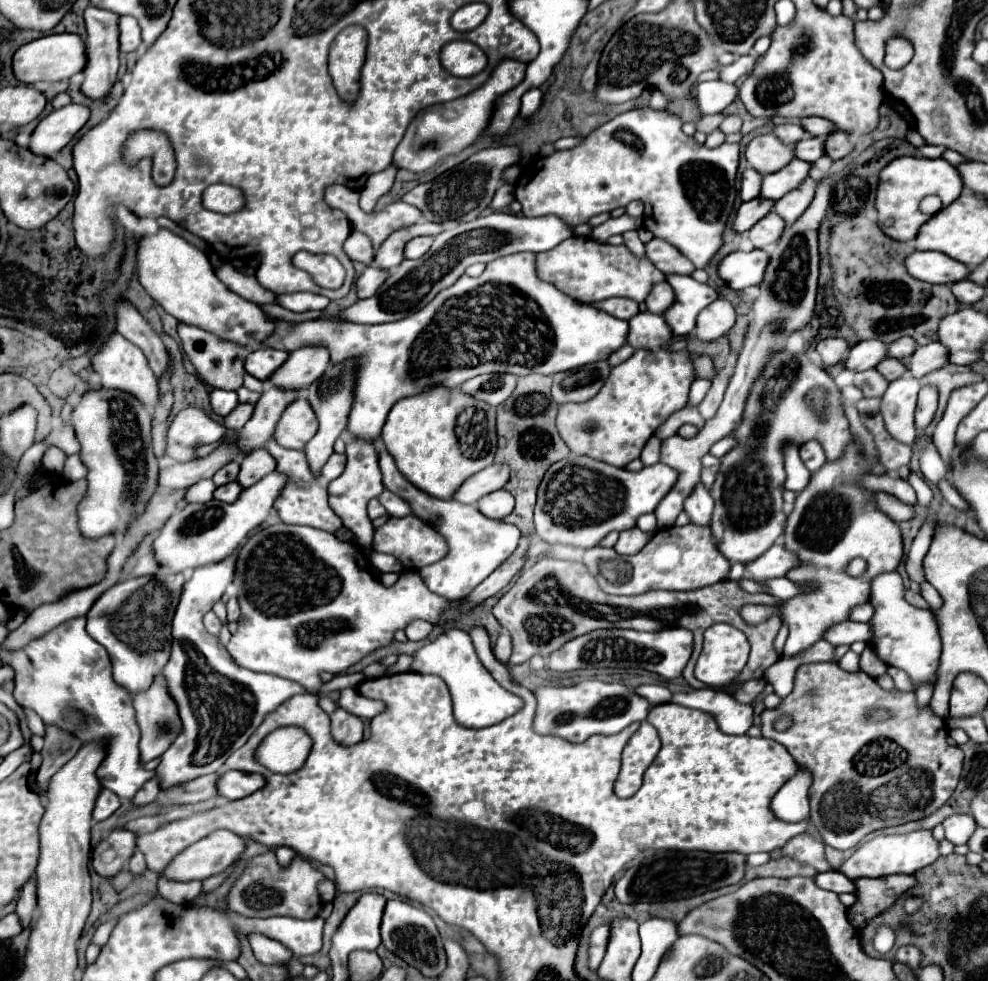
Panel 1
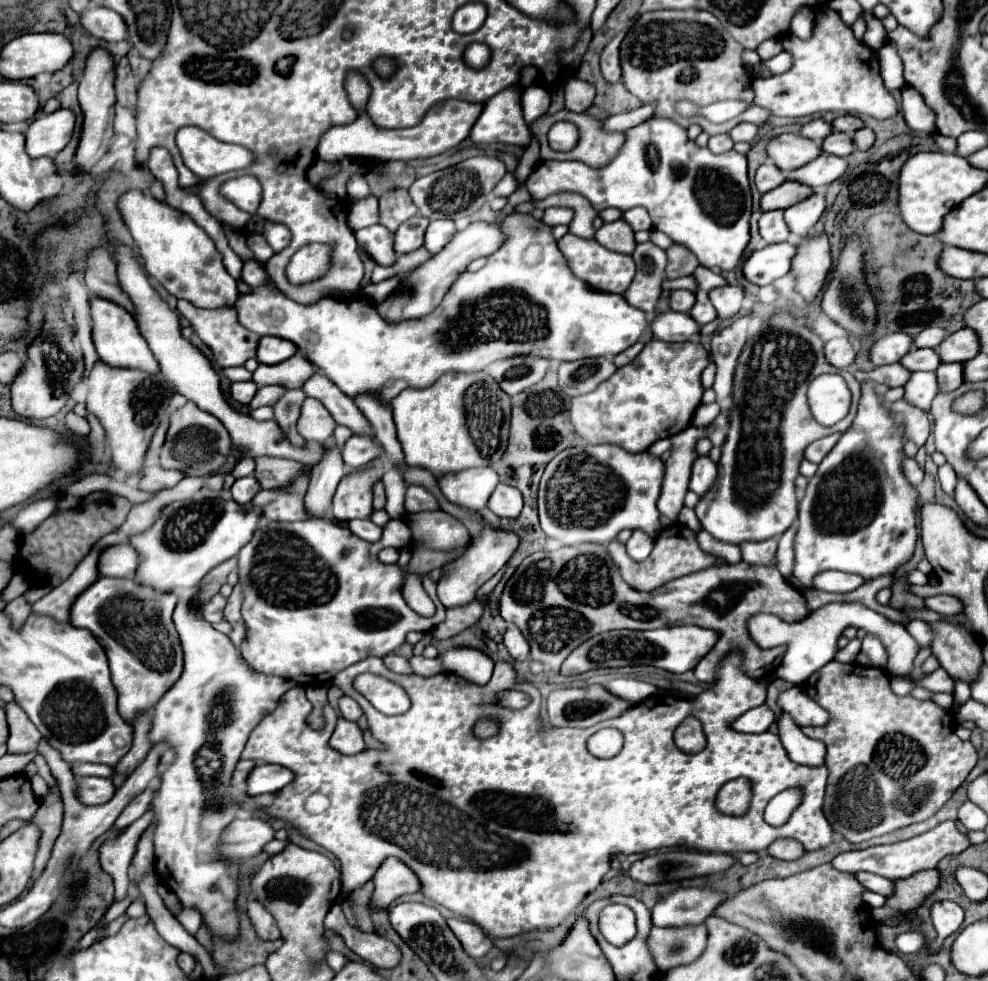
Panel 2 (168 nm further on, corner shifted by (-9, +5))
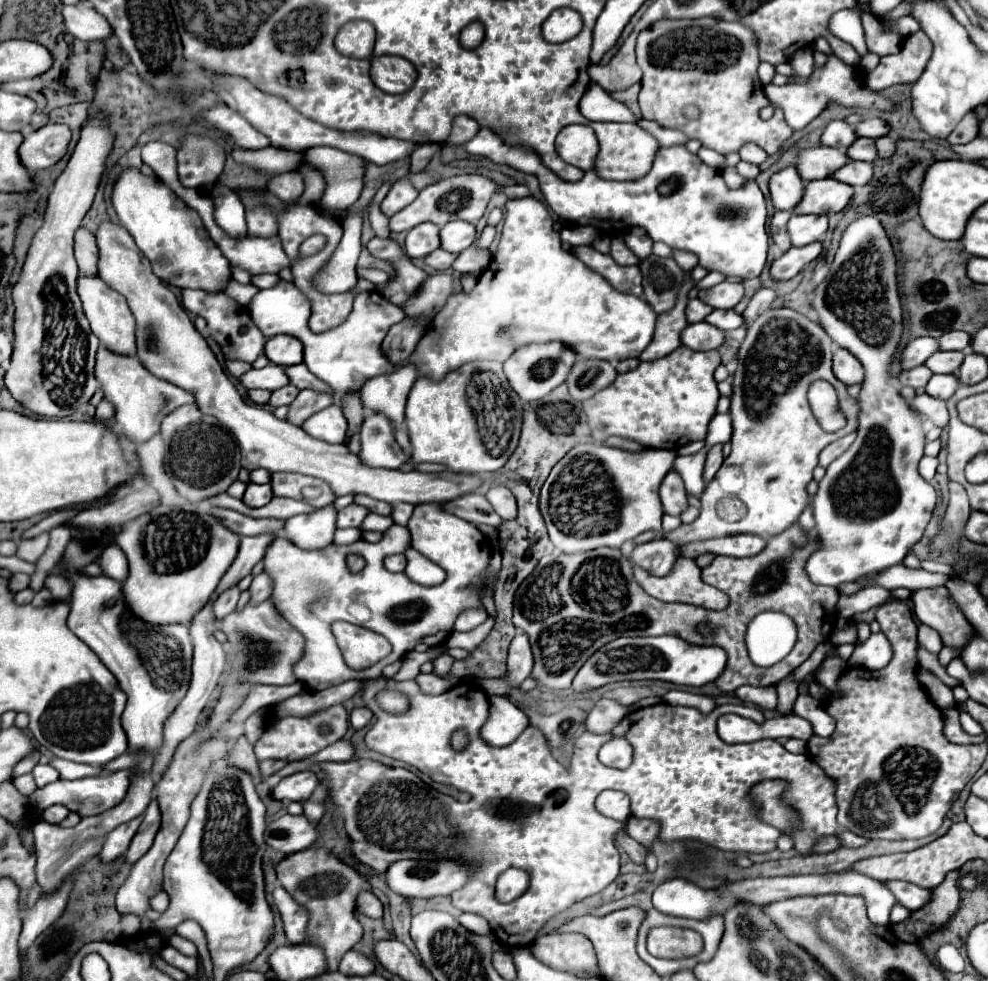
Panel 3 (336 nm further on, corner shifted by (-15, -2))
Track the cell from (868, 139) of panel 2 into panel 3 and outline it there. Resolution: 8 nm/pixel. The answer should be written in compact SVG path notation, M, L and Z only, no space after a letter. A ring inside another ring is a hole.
M889 135L877 139L875 145L879 149L879 157L891 157L895 153L895 139L891 139Z

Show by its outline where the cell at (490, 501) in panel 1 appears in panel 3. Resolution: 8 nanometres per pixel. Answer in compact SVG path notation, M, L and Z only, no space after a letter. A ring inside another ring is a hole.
M497 485L493 489L487 491L487 499L491 501L491 505L495 507L495 511L503 517L503 519L515 519L517 517L517 501L511 493L509 487Z

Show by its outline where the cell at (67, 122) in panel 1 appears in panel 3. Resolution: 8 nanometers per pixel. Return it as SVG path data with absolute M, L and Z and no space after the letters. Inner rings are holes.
M49 123L35 133L27 135L19 145L19 159L27 171L39 171L55 165L65 153L71 141L67 125Z

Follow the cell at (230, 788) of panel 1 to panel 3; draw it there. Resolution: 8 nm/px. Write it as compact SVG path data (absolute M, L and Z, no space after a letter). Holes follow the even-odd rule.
M313 771L293 773L279 781L279 785L273 789L273 797L279 801L307 801L317 785L319 777Z

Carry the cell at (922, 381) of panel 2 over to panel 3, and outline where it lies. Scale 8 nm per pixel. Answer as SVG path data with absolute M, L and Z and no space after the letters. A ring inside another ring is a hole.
M947 373L947 375L933 375L931 381L927 383L927 393L931 393L933 397L943 397L949 399L959 387L959 379L955 373Z

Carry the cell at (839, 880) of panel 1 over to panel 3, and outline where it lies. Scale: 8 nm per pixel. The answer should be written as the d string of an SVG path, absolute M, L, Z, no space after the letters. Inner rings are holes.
M889 881L885 883L897 897L897 903L901 903L903 907L907 907L909 911L917 911L923 905L929 903L931 899L931 891L913 883L905 883L905 881Z

